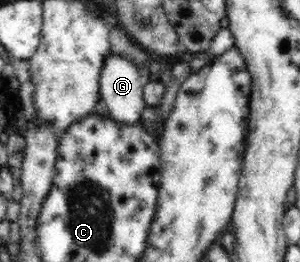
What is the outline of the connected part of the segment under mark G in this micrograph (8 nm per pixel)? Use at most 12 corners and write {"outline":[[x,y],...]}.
{"outline":[[112,52],[100,97],[122,125],[141,123],[145,70]]}

